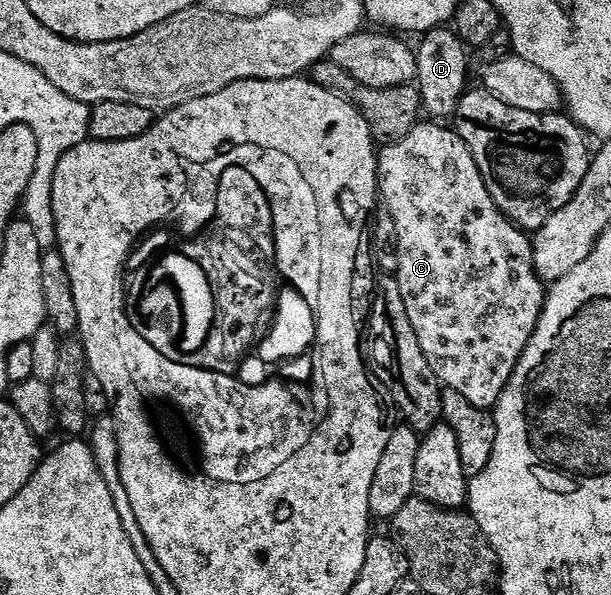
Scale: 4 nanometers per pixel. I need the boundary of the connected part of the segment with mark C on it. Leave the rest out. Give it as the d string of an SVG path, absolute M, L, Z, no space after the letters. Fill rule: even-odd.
M418 122L409 136L394 144L384 145L377 154L377 191L380 203L391 214L395 221L397 235L397 270L396 278L399 290L403 290L403 302L407 306L407 318L411 318L411 326L415 330L415 338L419 338L419 346L423 346L423 354L427 358L433 375L441 381L445 388L455 390L467 398L475 406L486 410L497 407L497 399L503 394L515 366L520 362L522 354L527 350L531 338L537 329L541 311L545 309L547 295L546 285L533 268L532 239L516 224L512 224L495 206L491 194L487 194L487 186L481 177L479 166L475 166L475 158L463 138L457 136L452 127L444 128L441 122Z

